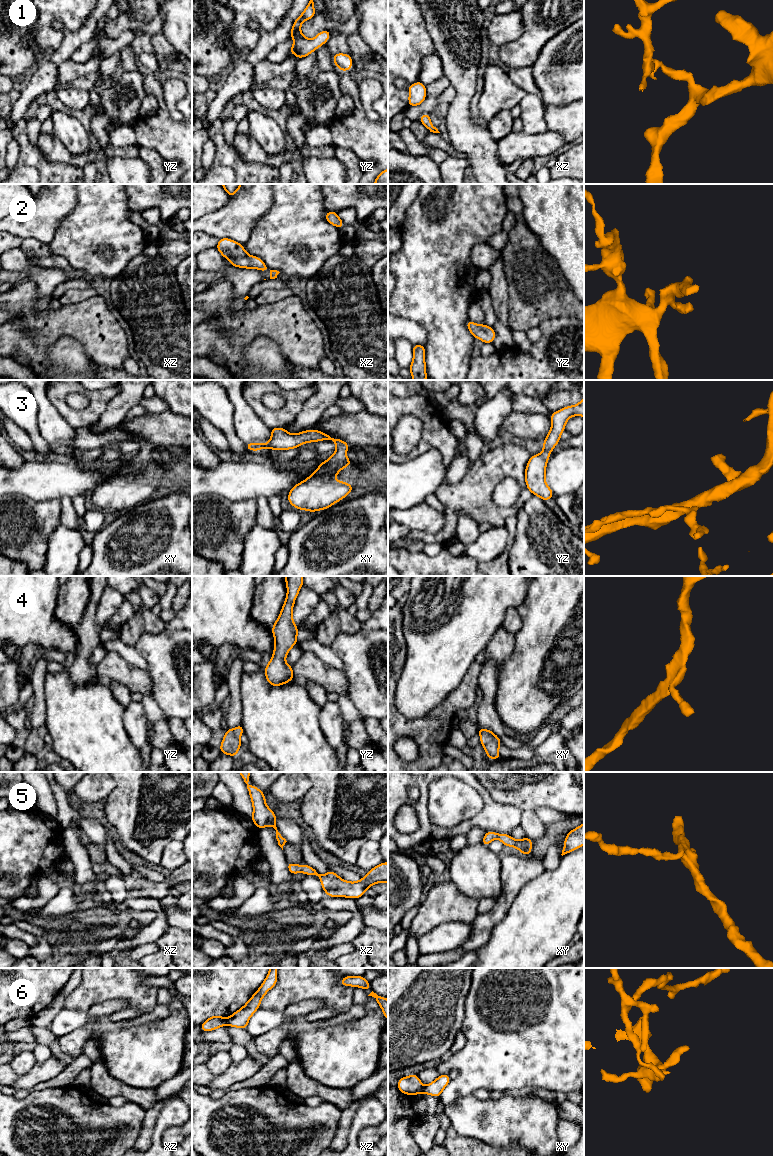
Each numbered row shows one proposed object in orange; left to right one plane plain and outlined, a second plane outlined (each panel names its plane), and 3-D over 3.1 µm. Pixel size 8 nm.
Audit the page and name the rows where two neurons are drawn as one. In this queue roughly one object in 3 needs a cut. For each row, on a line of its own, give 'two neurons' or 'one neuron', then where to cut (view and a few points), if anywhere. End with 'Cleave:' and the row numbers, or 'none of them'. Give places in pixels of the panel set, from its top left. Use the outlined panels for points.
1: one neuron | no cut
2: one neuron | no cut
3: one neuron | no cut
4: one neuron | no cut
5: one neuron | no cut
6: two neurons | xz (226, 1018), (227, 1024)
Cleave: 6

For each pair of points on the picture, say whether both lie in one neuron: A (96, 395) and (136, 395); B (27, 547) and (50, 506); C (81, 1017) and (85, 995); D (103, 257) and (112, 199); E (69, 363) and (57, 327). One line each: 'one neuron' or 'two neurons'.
A: two neurons
B: one neuron
C: two neurons
D: one neuron
E: two neurons

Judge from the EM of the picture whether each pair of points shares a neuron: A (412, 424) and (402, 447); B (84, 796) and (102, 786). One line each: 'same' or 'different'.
A: same
B: same

